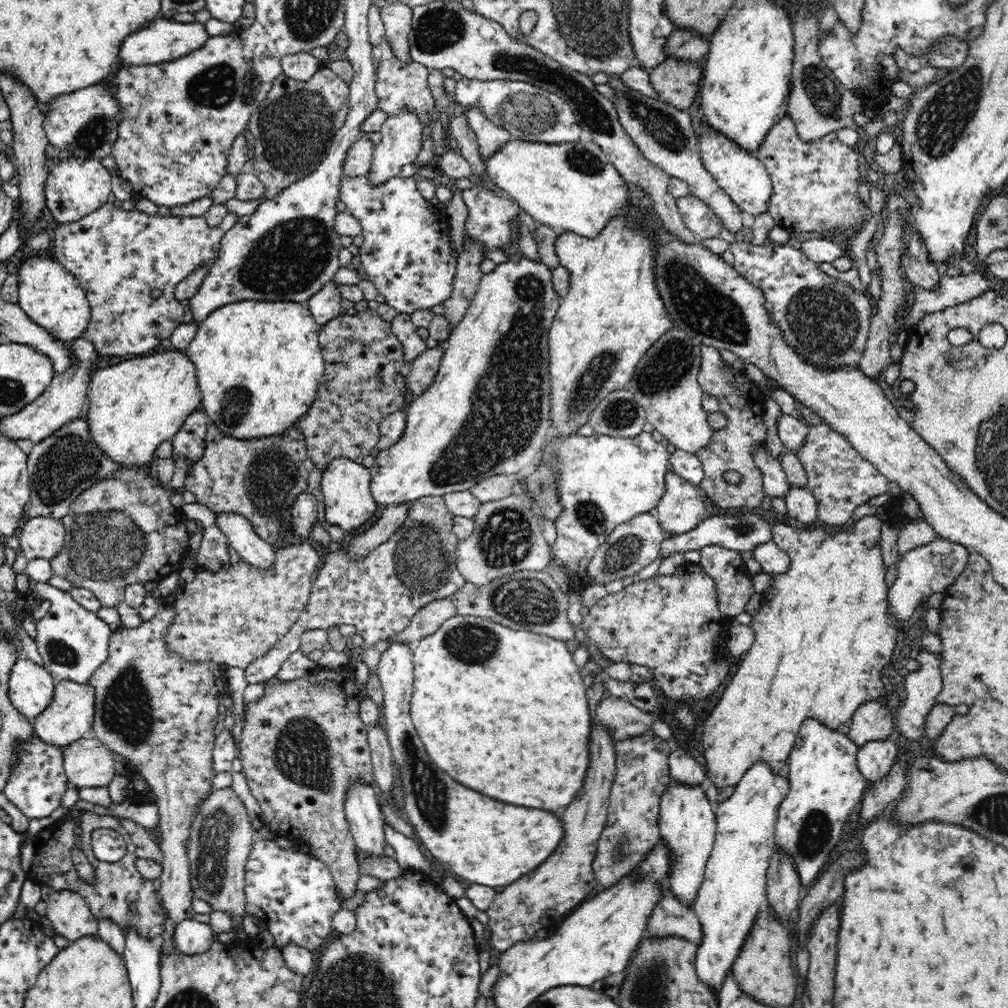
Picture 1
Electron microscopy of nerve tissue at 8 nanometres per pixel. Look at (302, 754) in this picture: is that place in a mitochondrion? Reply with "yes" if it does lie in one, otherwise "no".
yes

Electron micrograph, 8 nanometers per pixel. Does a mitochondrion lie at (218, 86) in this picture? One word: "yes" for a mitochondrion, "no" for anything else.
yes

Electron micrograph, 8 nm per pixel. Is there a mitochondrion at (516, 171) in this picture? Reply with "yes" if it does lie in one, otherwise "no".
no

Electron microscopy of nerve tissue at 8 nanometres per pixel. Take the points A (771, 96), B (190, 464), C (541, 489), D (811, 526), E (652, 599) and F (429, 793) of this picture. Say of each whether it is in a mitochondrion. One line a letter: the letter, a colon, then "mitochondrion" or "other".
A: other
B: other
C: mitochondrion
D: other
E: other
F: mitochondrion

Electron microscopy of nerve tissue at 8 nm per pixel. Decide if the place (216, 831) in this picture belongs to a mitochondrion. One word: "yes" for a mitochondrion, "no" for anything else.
yes

